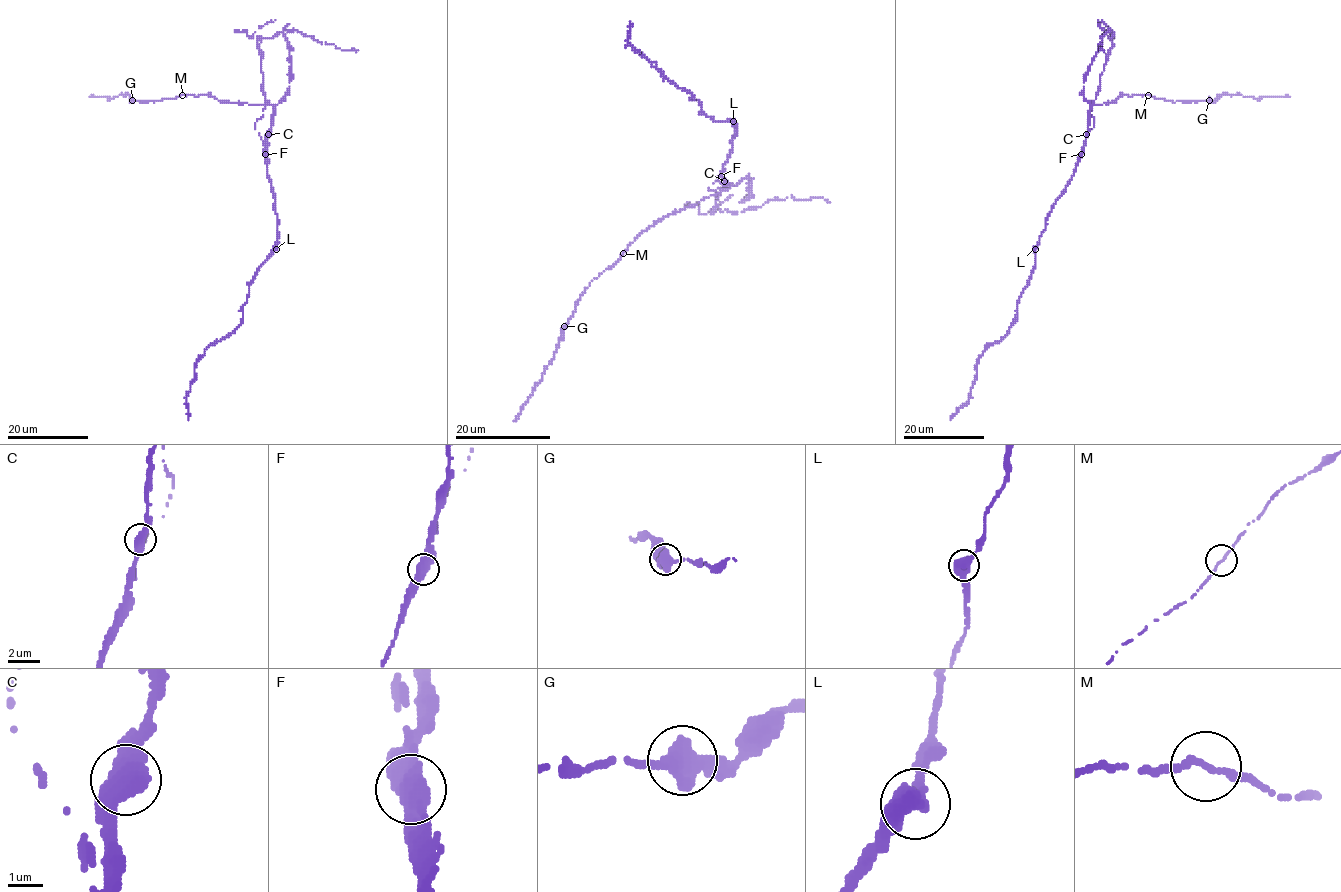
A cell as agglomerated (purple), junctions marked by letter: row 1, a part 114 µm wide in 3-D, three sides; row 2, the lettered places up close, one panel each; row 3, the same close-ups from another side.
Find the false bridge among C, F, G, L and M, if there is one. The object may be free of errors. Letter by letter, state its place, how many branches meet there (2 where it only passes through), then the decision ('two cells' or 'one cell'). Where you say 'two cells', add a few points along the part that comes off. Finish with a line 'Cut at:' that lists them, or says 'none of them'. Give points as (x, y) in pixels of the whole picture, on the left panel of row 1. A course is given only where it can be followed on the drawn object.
C: at (268, 134); 2 branches meet; one cell
F: at (265, 154); 2 branches meet; two cells; foreign part runs (265, 154), (264, 141), (255, 126), (266, 101), (256, 40), (296, 30), (336, 49), (357, 51)
G: at (132, 100); 2 branches meet; one cell
L: at (276, 249); 2 branches meet; one cell
M: at (182, 95); 2 branches meet; one cell
Cut at: F

